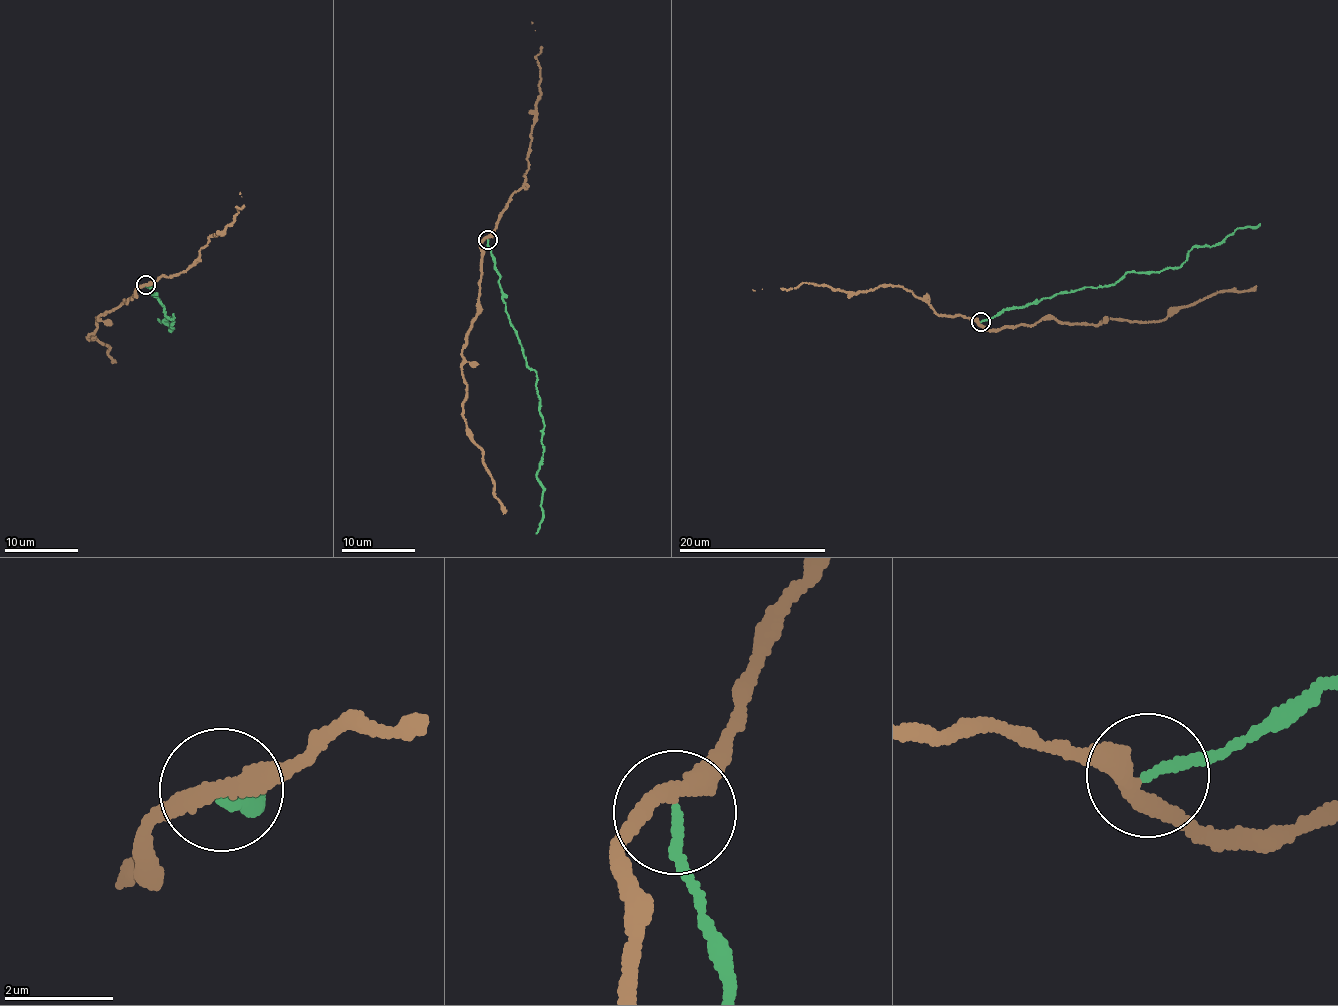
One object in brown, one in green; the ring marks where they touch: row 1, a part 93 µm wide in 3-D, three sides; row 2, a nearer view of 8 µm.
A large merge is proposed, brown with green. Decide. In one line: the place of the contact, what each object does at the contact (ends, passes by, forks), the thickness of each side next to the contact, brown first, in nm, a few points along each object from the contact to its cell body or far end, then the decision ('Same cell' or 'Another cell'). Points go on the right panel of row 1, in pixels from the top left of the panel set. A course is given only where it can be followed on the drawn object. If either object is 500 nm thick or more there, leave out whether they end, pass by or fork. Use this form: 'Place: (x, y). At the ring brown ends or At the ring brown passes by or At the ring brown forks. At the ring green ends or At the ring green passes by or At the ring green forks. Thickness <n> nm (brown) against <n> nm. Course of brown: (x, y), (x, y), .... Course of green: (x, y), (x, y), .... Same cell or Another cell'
Place: (980, 322). At the ring brown passes by. At the ring green ends. Thickness 320 nm (brown) against 180 nm. Course of brown: (979, 323), (1001, 330), (1033, 326), (1042, 319), (1100, 325), (1110, 318), (1158, 322), (1218, 292), (1257, 286). Course of green: (981, 321), (1059, 293), (1106, 286), (1127, 273), (1177, 269), (1196, 247), (1217, 245), (1239, 228), (1259, 223). Another cell

